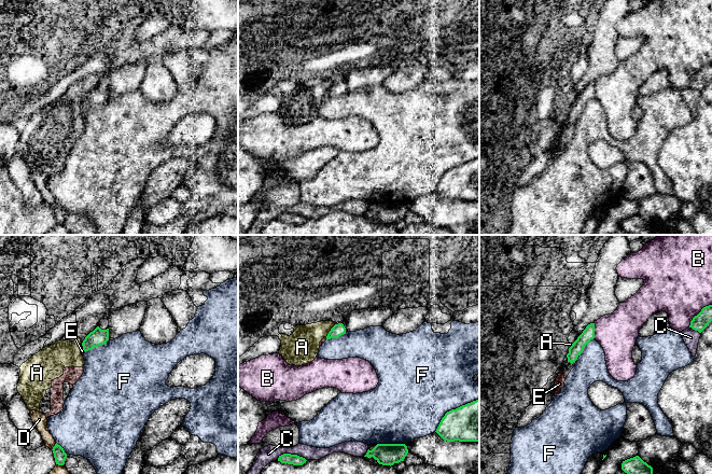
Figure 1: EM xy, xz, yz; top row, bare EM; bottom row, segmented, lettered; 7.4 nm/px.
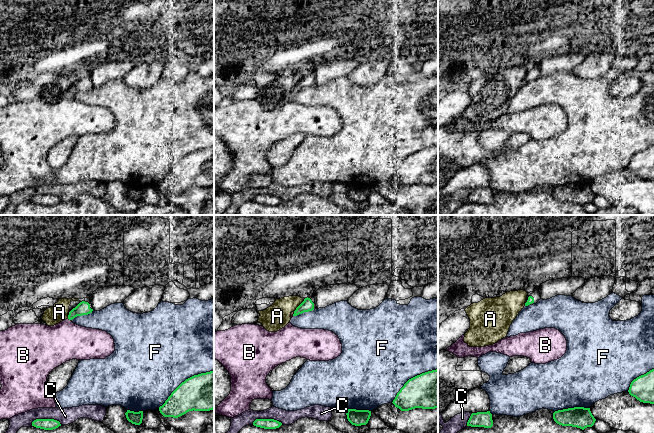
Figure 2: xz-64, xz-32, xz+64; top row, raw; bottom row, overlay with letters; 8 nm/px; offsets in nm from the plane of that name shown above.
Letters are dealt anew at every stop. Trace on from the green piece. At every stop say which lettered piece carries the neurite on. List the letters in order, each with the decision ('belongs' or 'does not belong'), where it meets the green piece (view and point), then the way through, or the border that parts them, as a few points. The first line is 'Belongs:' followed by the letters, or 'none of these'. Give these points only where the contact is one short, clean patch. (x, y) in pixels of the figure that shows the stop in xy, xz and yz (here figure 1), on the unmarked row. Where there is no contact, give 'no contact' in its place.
Belongs: none of these
A: does not belong; contact xz (330, 89); border xz (335, 83), (325, 95)
B: does not belong; contact yz (698, 72)
C: does not belong; contact xz (292, 213)
D: does not belong; contact xy (54, 205)
E: does not belong; contact xy (83, 107); border xy (81, 102), (84, 110)
F: does not belong; contact xz (452, 168)

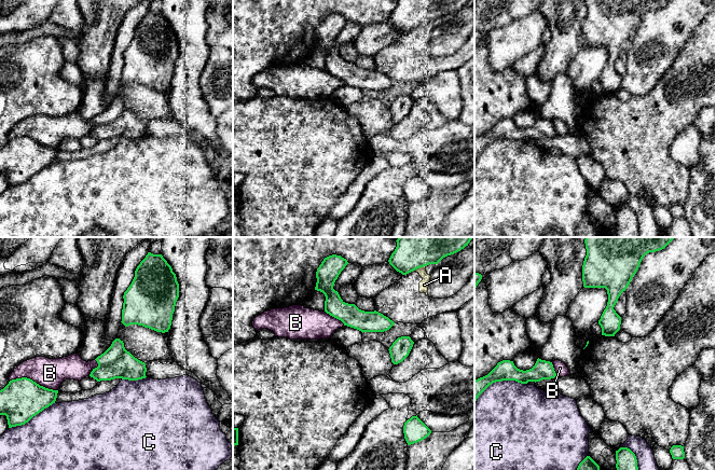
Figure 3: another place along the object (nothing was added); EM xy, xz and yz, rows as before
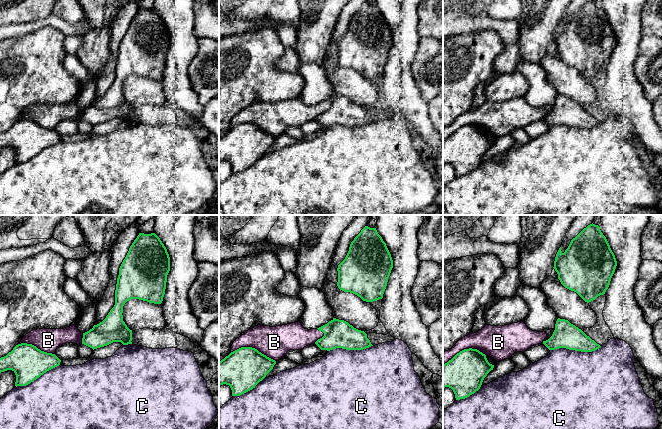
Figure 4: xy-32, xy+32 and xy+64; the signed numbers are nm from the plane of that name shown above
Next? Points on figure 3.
Belongs: B
A: does not belong; contact xz (420, 25)
B: belongs; contact xy (32, 139)
C: does not belong; contact yz (499, 139)

